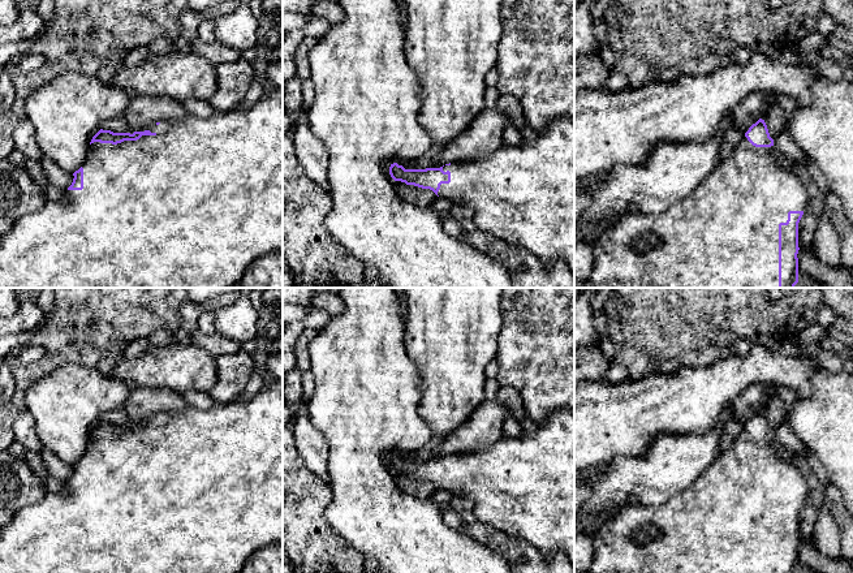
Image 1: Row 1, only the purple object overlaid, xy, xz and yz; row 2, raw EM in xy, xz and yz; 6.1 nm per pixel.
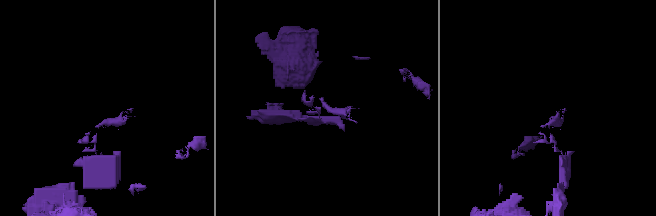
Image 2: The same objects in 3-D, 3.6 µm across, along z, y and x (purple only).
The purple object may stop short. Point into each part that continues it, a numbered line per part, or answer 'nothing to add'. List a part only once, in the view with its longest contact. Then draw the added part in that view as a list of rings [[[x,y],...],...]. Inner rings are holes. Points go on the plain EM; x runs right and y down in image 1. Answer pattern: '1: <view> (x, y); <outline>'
1: yz (727, 521); [[[744,428],[727,451],[695,479],[684,492],[660,505],[630,503],[617,513],[604,518],[602,526],[593,533],[594,556],[587,573],[779,573],[779,516],[787,514],[789,503],[805,503],[810,490],[801,470],[780,457],[771,439],[755,439]]]

